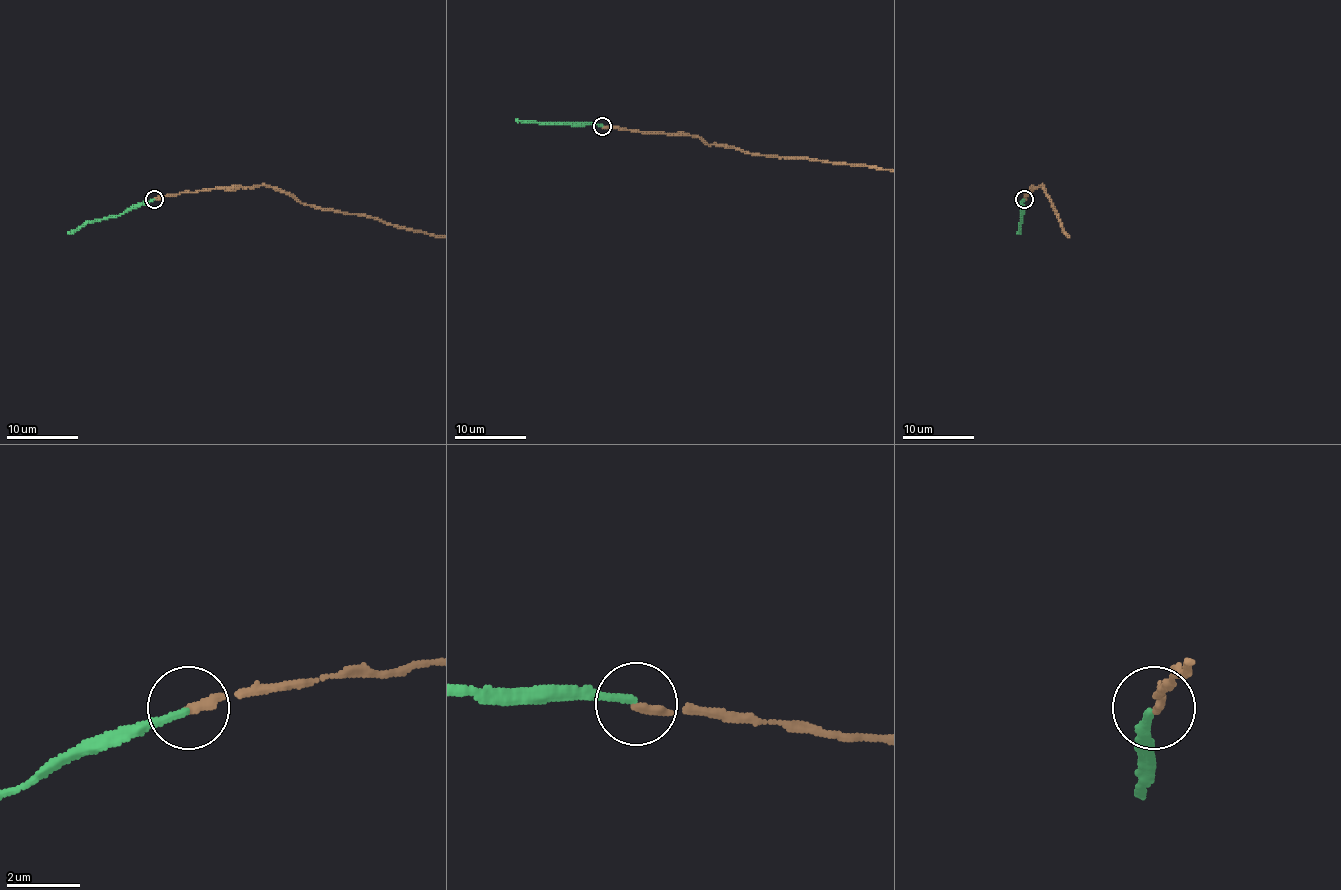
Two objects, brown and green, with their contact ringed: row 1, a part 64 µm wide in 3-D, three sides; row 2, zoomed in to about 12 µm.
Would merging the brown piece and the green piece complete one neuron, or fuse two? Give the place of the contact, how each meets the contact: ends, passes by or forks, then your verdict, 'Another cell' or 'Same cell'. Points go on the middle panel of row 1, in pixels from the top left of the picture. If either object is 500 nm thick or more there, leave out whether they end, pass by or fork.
Place: (602, 126). At the ring brown ends. At the ring green ends. Another cell

